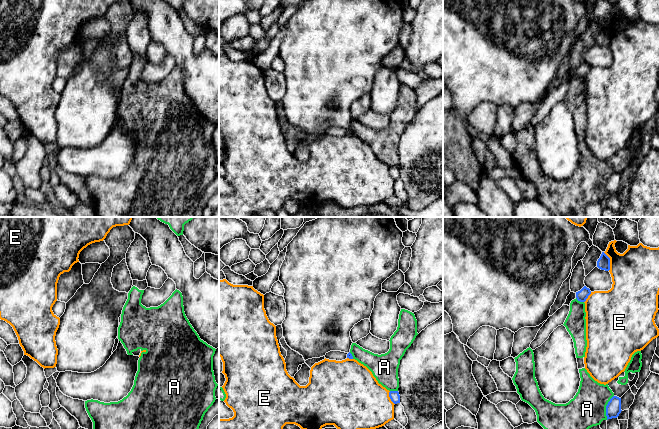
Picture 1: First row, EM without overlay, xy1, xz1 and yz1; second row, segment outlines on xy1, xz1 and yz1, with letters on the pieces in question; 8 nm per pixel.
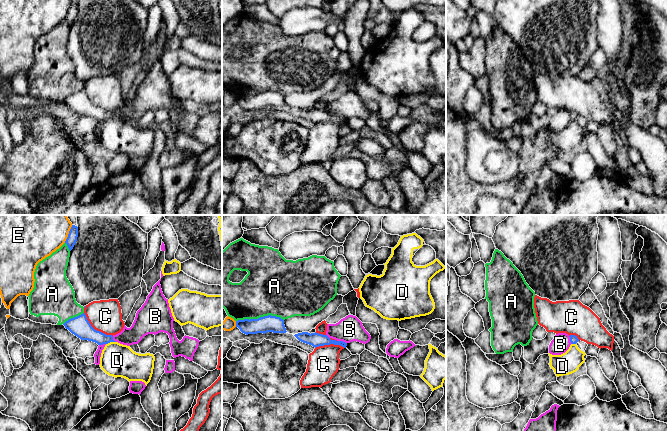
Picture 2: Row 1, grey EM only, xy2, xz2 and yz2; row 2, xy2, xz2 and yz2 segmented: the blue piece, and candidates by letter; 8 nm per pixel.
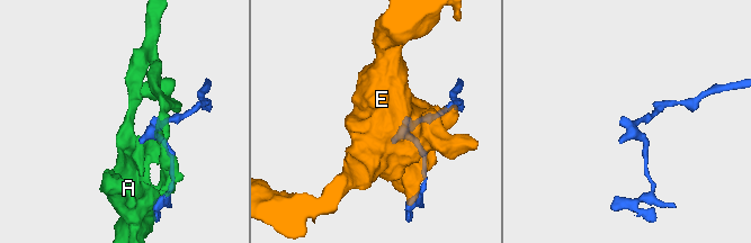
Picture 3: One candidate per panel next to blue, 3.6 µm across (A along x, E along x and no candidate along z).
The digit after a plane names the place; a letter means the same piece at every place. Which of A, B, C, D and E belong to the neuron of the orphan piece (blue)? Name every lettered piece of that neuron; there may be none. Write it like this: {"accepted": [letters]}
{"accepted": []}

